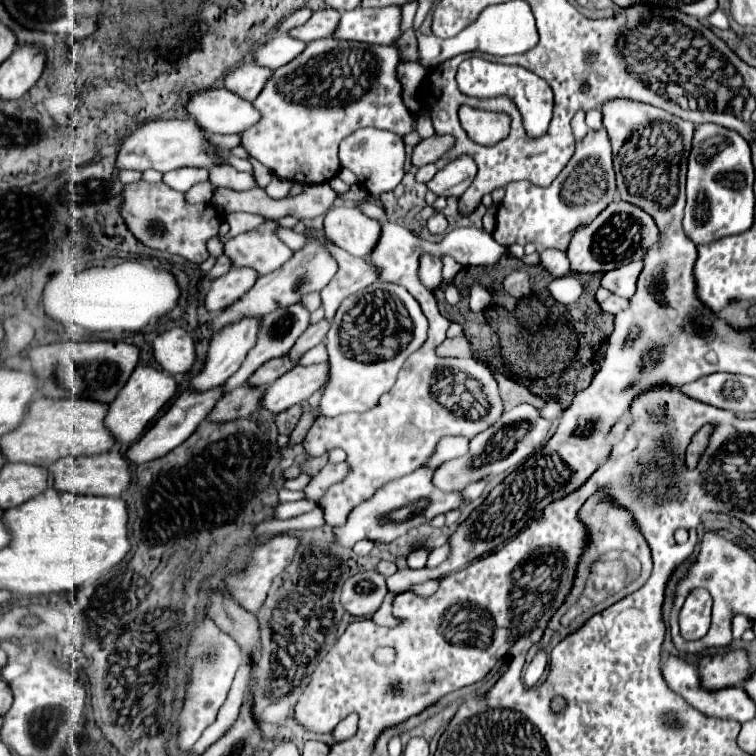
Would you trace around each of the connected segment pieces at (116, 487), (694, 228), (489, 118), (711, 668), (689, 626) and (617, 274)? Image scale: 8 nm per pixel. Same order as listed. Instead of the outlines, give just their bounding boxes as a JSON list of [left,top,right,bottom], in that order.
[[47,452,133,498],[683,124,755,244],[459,106,509,146],[699,648,753,690],[679,588,711,640],[601,262,643,298]]

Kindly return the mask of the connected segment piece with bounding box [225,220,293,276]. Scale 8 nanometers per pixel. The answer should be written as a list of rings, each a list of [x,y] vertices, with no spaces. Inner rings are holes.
[[[267,220],[229,240],[225,252],[231,256],[233,266],[251,266],[263,276],[285,264],[293,252],[281,242],[277,228],[281,226],[275,220]]]

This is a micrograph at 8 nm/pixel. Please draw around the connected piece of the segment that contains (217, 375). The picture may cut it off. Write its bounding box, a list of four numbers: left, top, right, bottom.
[191,318,261,390]

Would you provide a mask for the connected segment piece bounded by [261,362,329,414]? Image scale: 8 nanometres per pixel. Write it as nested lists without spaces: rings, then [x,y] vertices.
[[[329,362],[295,366],[293,370],[289,370],[289,374],[283,374],[277,382],[273,382],[267,388],[261,406],[279,414],[295,404],[301,404],[313,392],[323,390],[327,382],[329,382]]]

